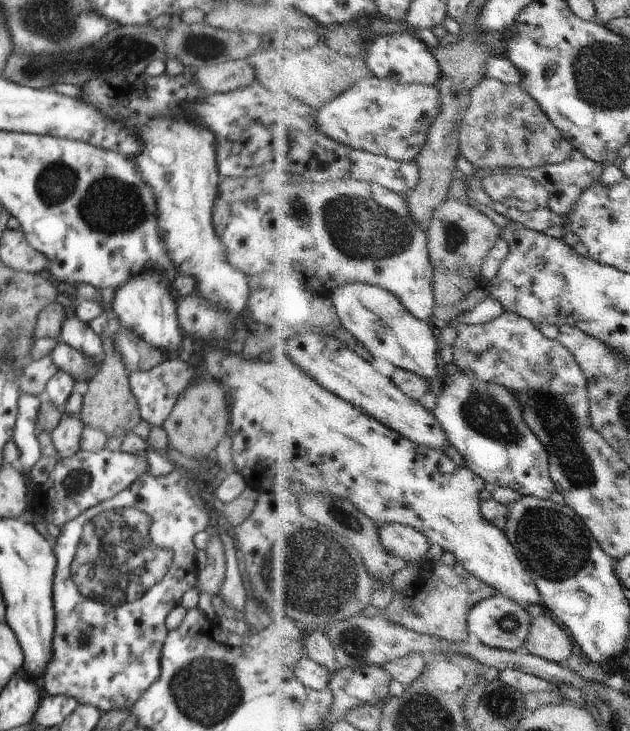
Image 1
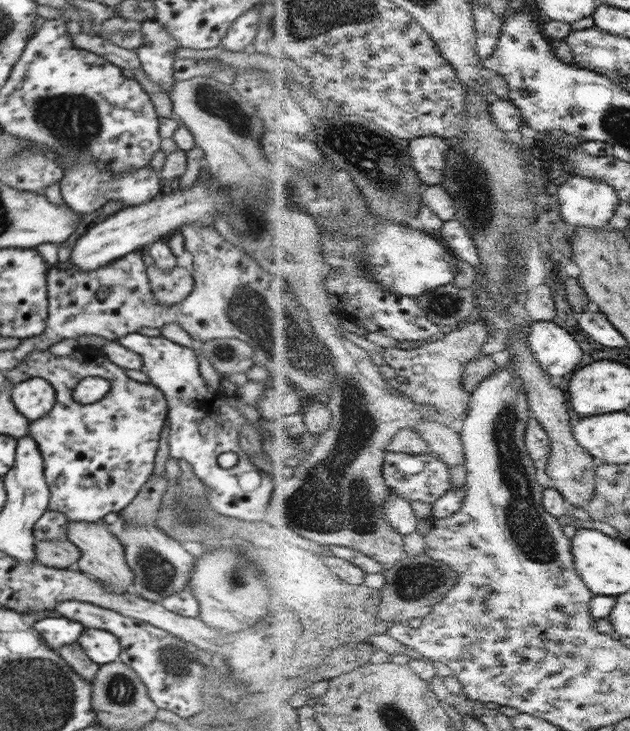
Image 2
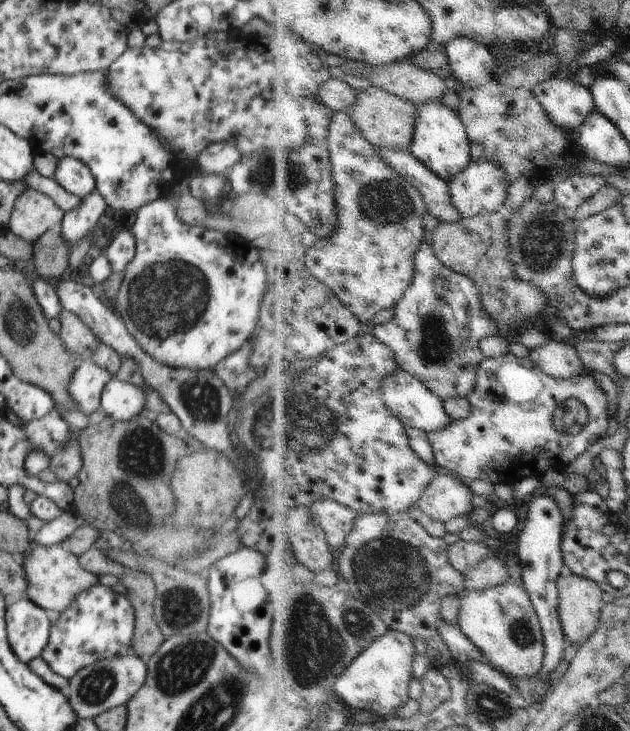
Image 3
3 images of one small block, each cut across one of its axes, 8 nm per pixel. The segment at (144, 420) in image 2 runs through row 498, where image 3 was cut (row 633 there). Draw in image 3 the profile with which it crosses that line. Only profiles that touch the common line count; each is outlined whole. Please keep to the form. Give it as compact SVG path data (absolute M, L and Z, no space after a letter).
M98 583L88 590L80 591L70 606L55 616L41 657L56 674L68 680L82 667L125 655L128 649L132 649L135 625L133 606L126 596L112 592L110 587Z

